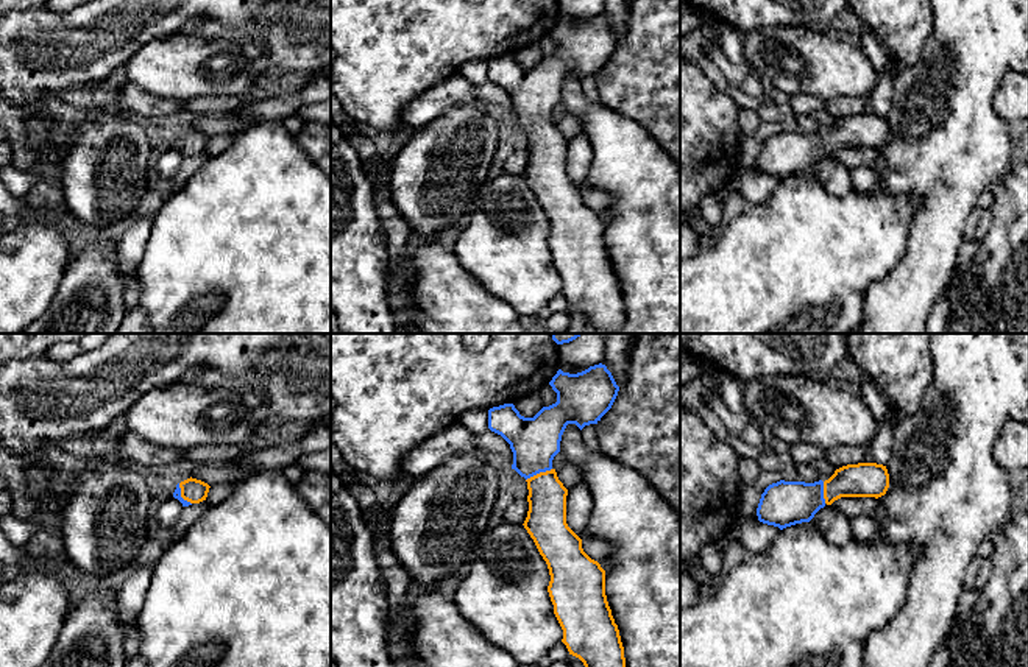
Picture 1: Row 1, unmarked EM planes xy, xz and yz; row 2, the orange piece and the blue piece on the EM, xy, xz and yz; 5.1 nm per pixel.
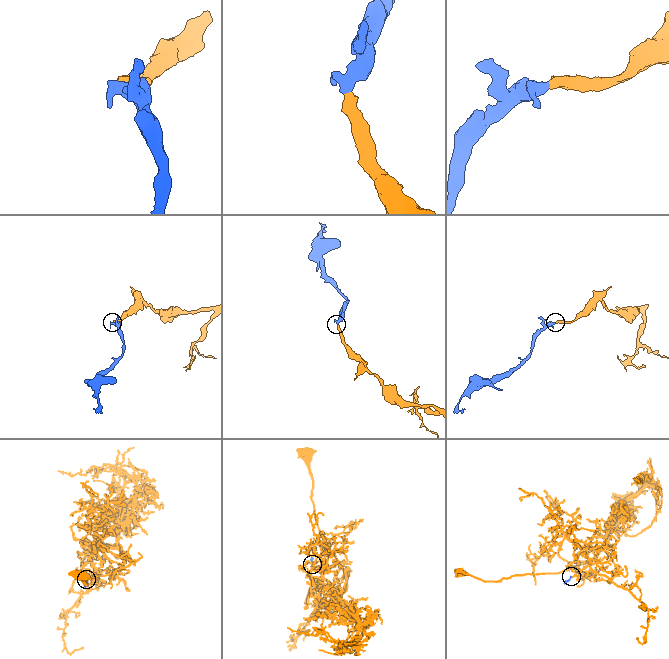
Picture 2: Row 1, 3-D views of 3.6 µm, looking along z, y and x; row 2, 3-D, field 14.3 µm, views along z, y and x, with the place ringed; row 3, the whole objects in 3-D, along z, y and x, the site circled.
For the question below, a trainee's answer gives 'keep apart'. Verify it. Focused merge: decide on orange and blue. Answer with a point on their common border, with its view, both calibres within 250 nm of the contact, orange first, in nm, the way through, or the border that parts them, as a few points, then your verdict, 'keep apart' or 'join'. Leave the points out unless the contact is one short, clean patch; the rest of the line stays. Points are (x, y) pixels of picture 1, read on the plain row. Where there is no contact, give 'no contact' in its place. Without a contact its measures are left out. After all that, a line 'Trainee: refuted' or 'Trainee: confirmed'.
contact xz (540, 123); calibres 200 and 260 nm; way xz (546, 169), (546, 142), (540, 123), (534, 114), (534, 92); join
Trainee: refuted

